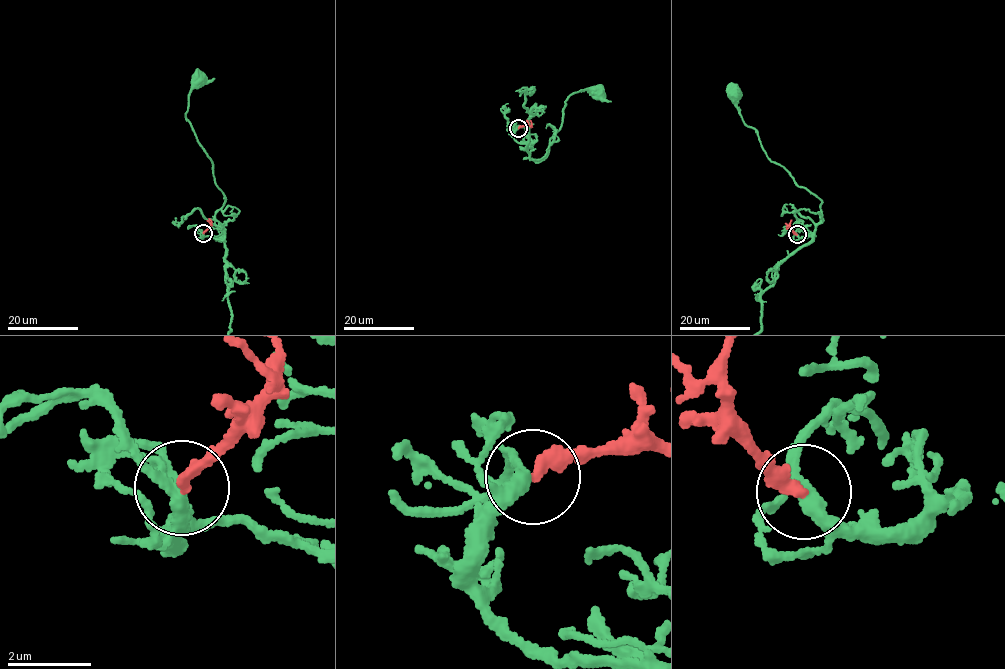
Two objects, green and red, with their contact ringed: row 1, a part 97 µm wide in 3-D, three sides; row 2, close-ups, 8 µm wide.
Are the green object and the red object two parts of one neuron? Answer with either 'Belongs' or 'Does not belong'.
Does not belong

